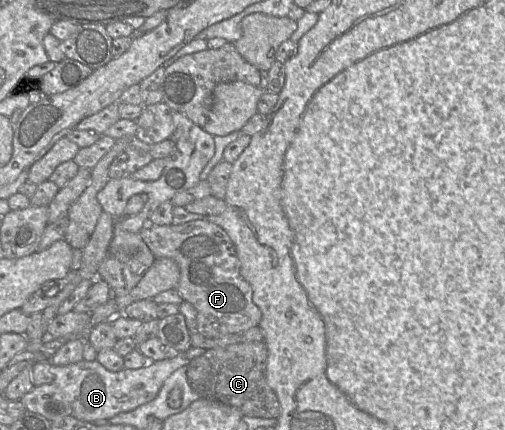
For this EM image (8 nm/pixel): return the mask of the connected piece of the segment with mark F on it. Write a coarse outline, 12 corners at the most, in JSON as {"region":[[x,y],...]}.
{"region":[[200,219],[147,224],[156,258],[206,338],[257,327],[261,311],[227,232]]}

